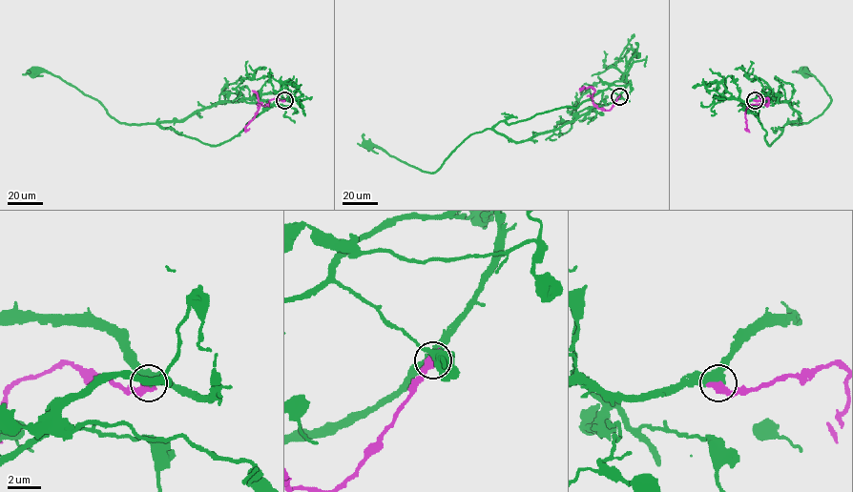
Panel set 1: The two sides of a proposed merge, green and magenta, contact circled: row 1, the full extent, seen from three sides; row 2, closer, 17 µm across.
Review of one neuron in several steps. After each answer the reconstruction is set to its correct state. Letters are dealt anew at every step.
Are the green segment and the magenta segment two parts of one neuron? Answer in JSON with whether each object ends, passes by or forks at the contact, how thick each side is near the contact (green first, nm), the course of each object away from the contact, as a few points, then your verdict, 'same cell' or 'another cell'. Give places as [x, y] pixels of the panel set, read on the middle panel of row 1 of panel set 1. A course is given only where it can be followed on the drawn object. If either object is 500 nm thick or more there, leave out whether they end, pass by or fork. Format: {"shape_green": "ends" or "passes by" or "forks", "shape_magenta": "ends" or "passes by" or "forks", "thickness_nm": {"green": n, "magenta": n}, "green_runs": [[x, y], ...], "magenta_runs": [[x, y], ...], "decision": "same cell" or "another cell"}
{"thickness_nm": {"green": 460, "magenta": 650}, "green_runs": [[619, 96], [526, 140], [514, 142], [488, 129], [472, 133], [432, 173], [366, 144]], "magenta_runs": [[619, 96], [610, 110], [604, 110], [592, 104], [594, 90], [579, 89], [584, 86]], "decision": "another cell"}

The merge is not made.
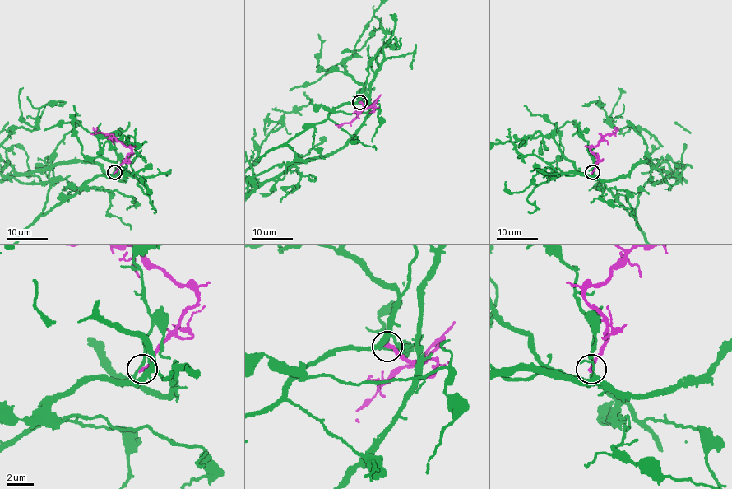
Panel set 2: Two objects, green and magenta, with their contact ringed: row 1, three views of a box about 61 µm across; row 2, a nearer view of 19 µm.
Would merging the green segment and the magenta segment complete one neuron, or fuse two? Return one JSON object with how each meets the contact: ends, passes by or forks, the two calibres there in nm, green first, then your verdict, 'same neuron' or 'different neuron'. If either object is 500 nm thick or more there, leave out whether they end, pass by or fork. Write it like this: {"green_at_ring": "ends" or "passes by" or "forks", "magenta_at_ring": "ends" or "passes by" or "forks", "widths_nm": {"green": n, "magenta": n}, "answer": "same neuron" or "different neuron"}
{"green_at_ring": "passes by", "magenta_at_ring": "ends", "widths_nm": {"green": 200, "magenta": 300}, "answer": "different neuron"}

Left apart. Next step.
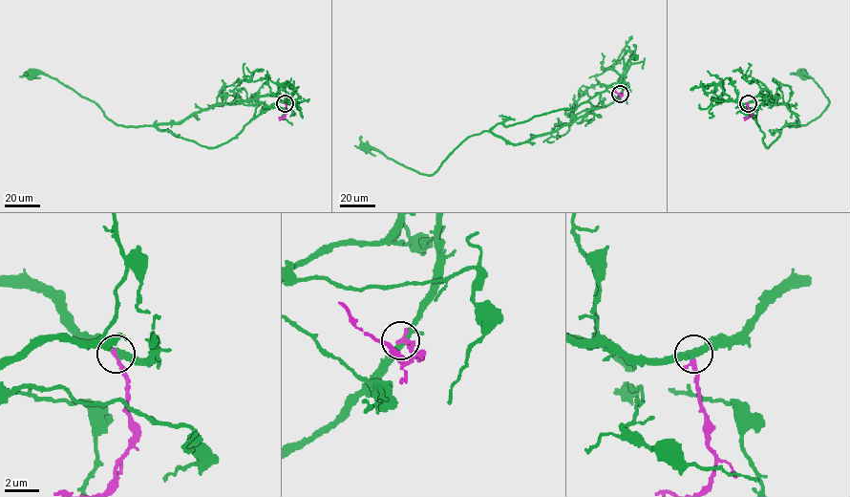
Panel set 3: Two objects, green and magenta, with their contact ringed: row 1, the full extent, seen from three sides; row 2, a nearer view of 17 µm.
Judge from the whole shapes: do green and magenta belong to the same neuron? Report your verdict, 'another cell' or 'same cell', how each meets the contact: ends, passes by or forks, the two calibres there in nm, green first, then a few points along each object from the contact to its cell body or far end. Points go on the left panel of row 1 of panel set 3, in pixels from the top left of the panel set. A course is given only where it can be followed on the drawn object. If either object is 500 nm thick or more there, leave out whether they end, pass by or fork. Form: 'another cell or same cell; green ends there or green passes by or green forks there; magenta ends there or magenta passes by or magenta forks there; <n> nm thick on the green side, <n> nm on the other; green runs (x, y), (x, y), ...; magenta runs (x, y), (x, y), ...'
another cell; green forks there; magenta ends there; 300 nm thick on the green side, 280 nm on the other; green runs (285, 103), (262, 96), (212, 106), (180, 123), (124, 126), (54, 78), (29, 72); magenta runs (285, 103), (286, 113), (280, 119)

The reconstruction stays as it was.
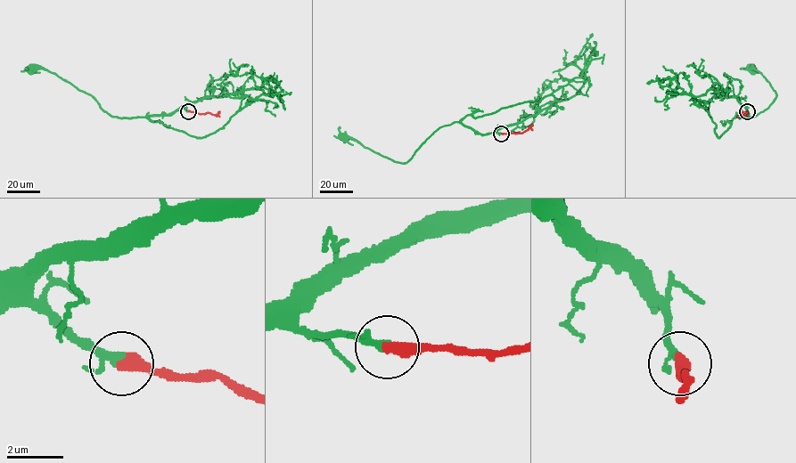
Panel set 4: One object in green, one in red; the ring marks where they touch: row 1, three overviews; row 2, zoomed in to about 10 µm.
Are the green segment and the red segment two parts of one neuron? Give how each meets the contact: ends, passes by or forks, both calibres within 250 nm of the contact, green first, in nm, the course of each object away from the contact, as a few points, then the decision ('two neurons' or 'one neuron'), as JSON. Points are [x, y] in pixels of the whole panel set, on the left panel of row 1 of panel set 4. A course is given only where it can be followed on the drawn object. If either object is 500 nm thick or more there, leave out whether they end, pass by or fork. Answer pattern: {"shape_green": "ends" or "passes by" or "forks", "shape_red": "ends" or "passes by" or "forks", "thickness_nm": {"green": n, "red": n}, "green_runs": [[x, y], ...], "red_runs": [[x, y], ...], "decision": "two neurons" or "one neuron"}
{"shape_green": "passes by", "shape_red": "ends", "thickness_nm": {"green": 220, "red": 480}, "green_runs": [[188, 110], [179, 108], [170, 115], [111, 117], [91, 95], [44, 68], [29, 67]], "red_runs": [[188, 110], [209, 112], [219, 117]], "decision": "one neuron"}

